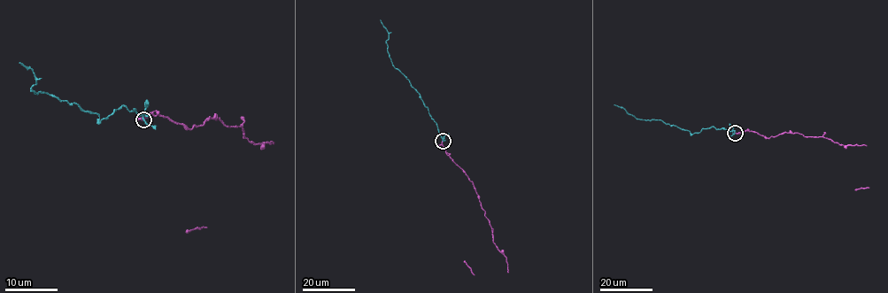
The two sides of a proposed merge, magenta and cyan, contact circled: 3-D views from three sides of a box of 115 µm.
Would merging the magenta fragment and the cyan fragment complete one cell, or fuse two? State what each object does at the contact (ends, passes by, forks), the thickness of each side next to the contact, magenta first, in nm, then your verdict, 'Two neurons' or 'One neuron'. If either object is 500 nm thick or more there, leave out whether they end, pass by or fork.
At the ring magenta ends. At the ring cyan passes by. Thickness 190 nm (magenta) against 200 nm. One neuron

